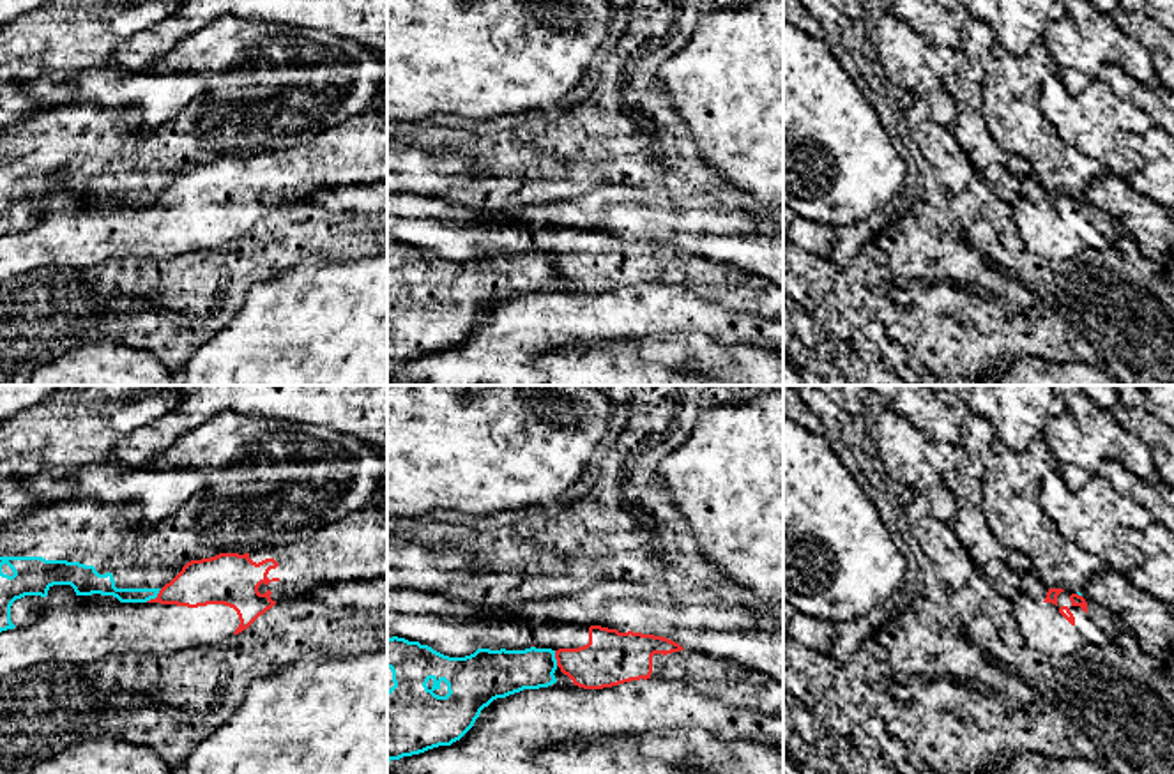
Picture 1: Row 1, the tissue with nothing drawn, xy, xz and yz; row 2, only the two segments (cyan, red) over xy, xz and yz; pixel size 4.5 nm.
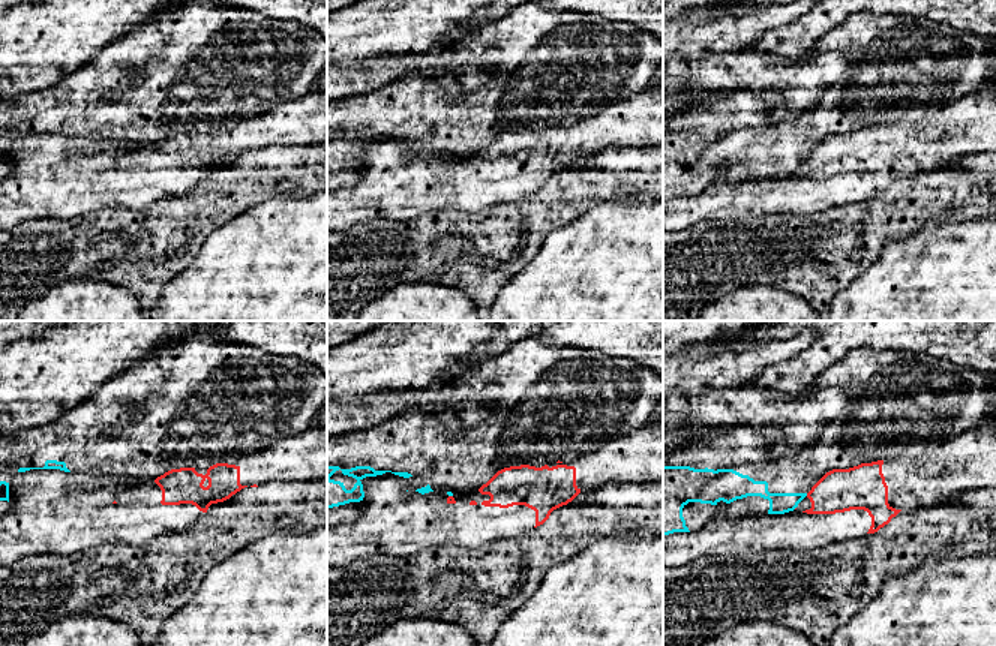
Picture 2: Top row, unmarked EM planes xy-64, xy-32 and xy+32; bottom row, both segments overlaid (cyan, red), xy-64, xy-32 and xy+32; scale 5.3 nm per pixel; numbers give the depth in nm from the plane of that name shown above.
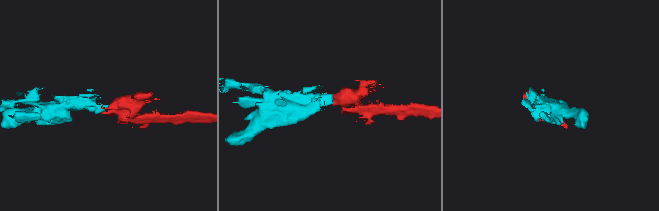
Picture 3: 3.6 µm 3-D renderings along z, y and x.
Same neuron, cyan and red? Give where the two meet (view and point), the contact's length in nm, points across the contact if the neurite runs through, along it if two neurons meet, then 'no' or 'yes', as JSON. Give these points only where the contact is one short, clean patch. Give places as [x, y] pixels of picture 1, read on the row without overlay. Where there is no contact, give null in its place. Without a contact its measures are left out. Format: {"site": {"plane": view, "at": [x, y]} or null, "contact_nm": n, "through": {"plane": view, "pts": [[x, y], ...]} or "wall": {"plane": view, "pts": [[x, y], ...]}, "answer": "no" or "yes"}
{"site": {"plane": "xy", "at": [154, 202]}, "contact_nm": 100, "wall": {"plane": "xy", "pts": [[161, 193], [145, 205]]}, "answer": "no"}

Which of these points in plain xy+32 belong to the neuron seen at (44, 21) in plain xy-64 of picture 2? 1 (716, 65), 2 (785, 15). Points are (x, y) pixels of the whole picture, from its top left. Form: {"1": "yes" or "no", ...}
{"1": "no", "2": "yes"}

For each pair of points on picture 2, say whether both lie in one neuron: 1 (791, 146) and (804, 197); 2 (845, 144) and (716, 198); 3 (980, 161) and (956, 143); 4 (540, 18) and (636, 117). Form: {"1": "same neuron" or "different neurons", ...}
{"1": "different neurons", "2": "same neuron", "3": "different neurons", "4": "different neurons"}

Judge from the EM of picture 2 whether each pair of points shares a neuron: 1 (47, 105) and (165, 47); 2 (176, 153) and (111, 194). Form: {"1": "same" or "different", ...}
{"1": "same", "2": "same"}

